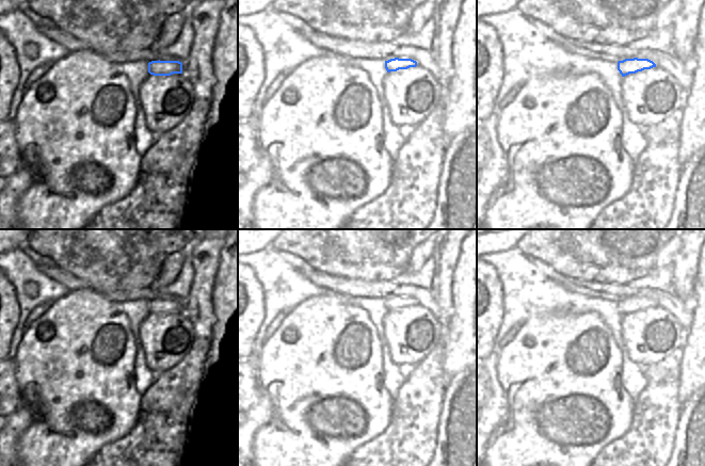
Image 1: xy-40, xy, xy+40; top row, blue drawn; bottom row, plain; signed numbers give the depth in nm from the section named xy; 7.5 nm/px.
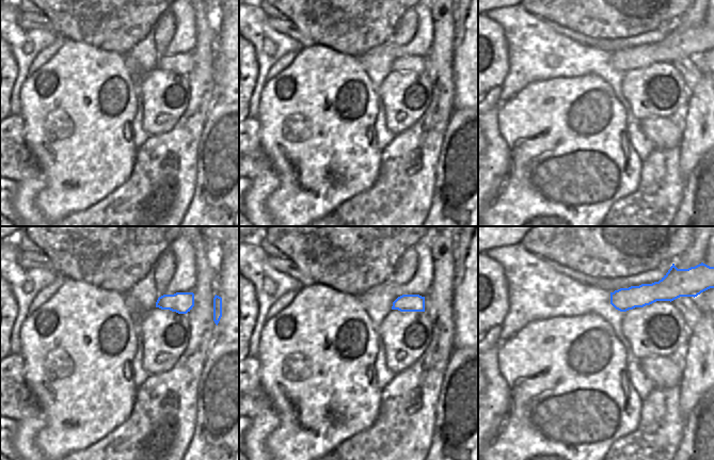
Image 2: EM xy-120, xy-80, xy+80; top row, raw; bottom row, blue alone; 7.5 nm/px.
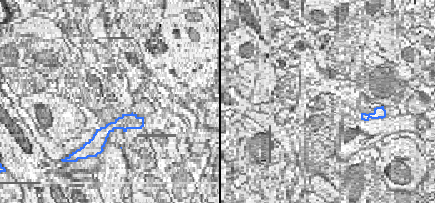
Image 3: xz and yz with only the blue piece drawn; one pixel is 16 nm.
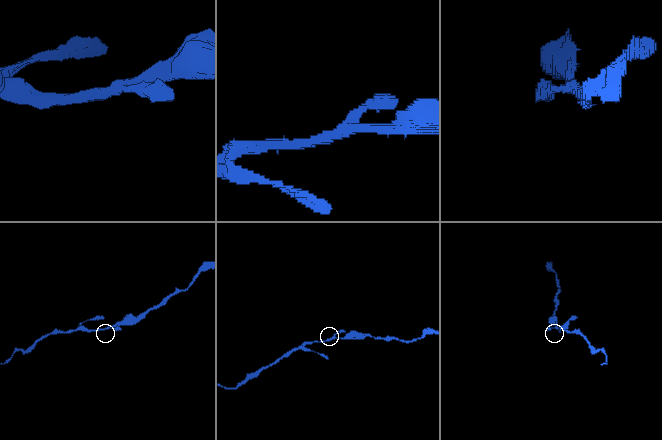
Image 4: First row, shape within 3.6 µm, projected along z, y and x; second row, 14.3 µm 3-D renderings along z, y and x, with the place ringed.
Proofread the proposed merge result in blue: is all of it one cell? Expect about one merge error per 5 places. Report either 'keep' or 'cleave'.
keep

